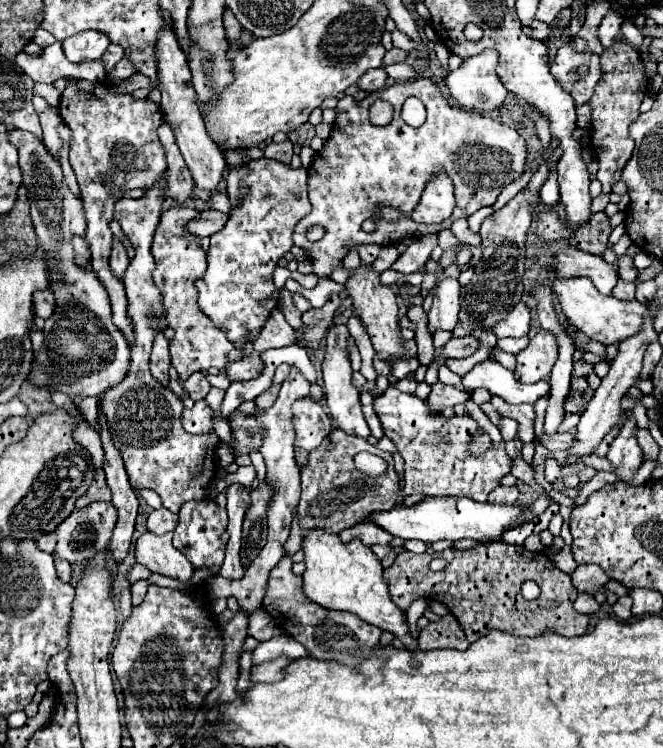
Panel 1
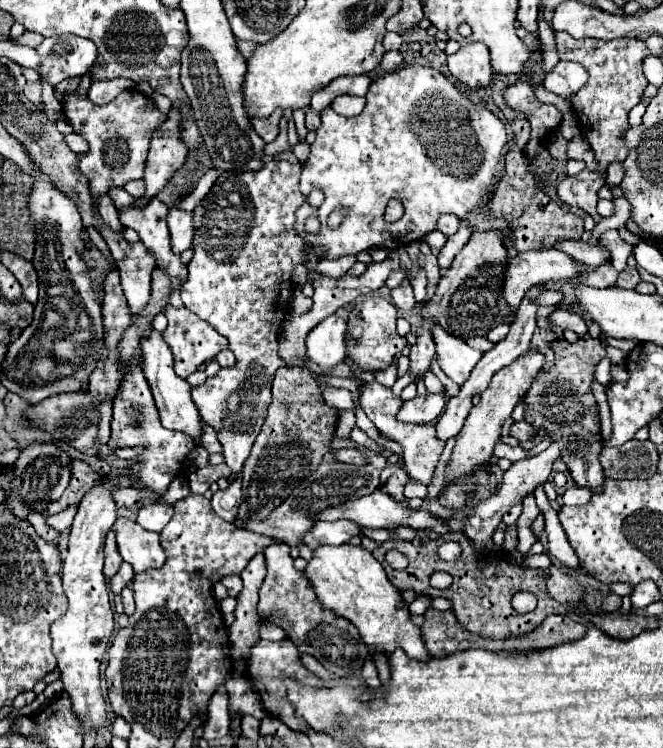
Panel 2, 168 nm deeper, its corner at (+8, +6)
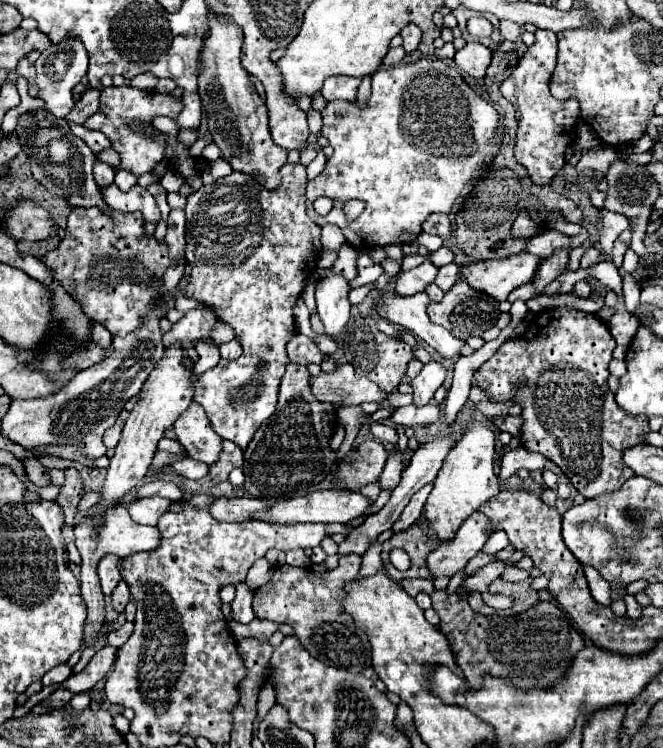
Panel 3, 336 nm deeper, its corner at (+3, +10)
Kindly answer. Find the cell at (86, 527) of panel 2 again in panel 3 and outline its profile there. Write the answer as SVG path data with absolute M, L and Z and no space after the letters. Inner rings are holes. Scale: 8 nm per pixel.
M173 344L165 350L165 354L161 356L161 360L157 362L157 366L153 368L153 372L149 374L147 382L143 384L141 392L139 392L139 400L135 402L125 428L123 428L123 436L115 448L115 456L111 458L111 466L107 470L107 478L105 478L105 486L101 492L101 502L97 504L97 508L103 512L109 506L115 506L133 486L137 486L153 460L153 454L157 450L157 442L163 438L163 432L167 428L173 426L173 422L187 410L187 406L193 402L193 394L195 394L195 382L193 382L193 372L189 372L185 368L185 352L181 348L181 344Z

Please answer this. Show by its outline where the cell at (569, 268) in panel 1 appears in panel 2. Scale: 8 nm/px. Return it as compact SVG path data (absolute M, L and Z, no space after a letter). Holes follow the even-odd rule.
M542 248L542 250L530 250L530 252L522 252L518 256L512 258L510 266L508 266L508 278L504 280L504 298L508 302L510 314L514 314L524 298L524 294L538 284L546 284L546 282L556 282L556 280L576 280L582 272L586 270L584 264L576 262L572 256L564 254L562 250L556 248Z

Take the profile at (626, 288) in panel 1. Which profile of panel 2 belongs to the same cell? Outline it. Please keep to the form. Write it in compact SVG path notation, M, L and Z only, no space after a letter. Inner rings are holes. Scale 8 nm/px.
M612 264L600 266L600 270L588 270L588 274L584 274L584 278L578 278L578 282L584 282L584 284L596 286L596 288L616 286L616 280L618 280L618 270Z

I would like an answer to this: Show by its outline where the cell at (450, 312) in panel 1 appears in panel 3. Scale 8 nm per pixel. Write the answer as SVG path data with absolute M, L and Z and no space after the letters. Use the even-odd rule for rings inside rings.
M429 362L423 366L423 370L413 378L413 404L425 406L433 398L435 390L445 380L445 366L439 362Z

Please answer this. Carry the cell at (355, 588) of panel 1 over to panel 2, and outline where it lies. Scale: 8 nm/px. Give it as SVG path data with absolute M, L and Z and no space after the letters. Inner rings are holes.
M354 544L318 546L312 560L308 560L304 574L312 584L320 604L348 618L360 630L360 636L368 646L374 646L374 650L382 650L386 654L392 654L394 648L402 648L408 658L414 660L430 658L430 654L424 650L420 628L410 622L408 604L388 582L382 564L372 556L372 552Z

